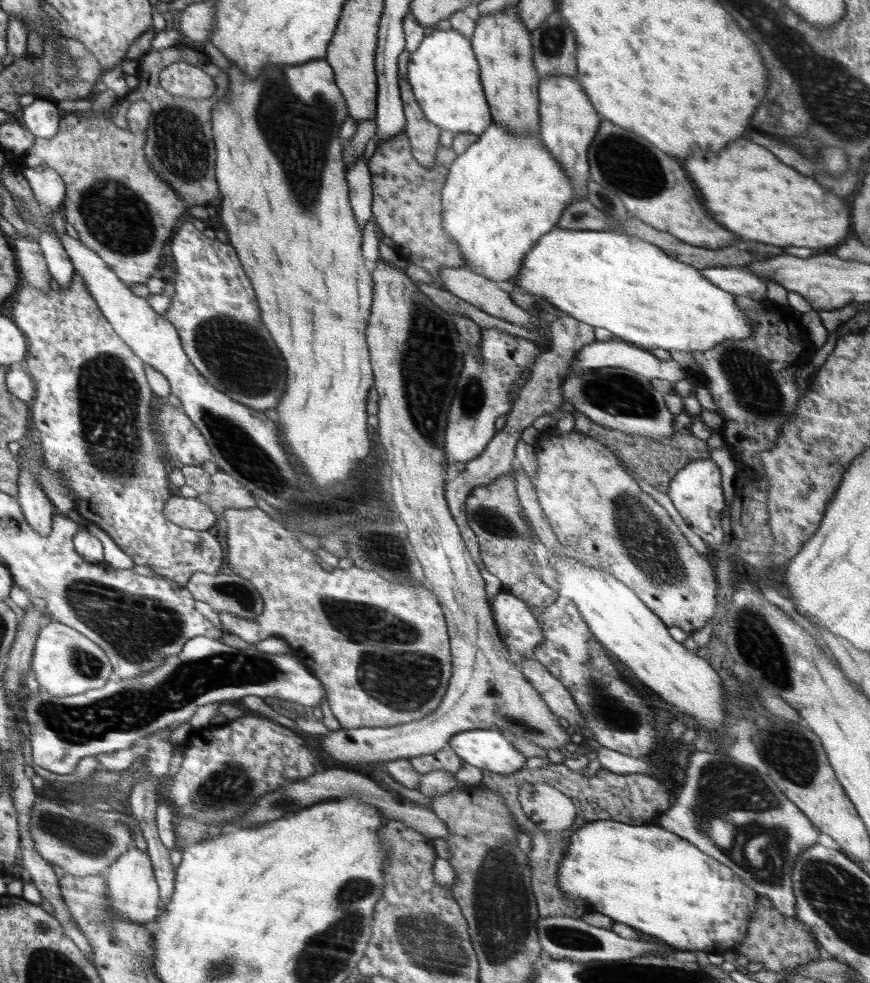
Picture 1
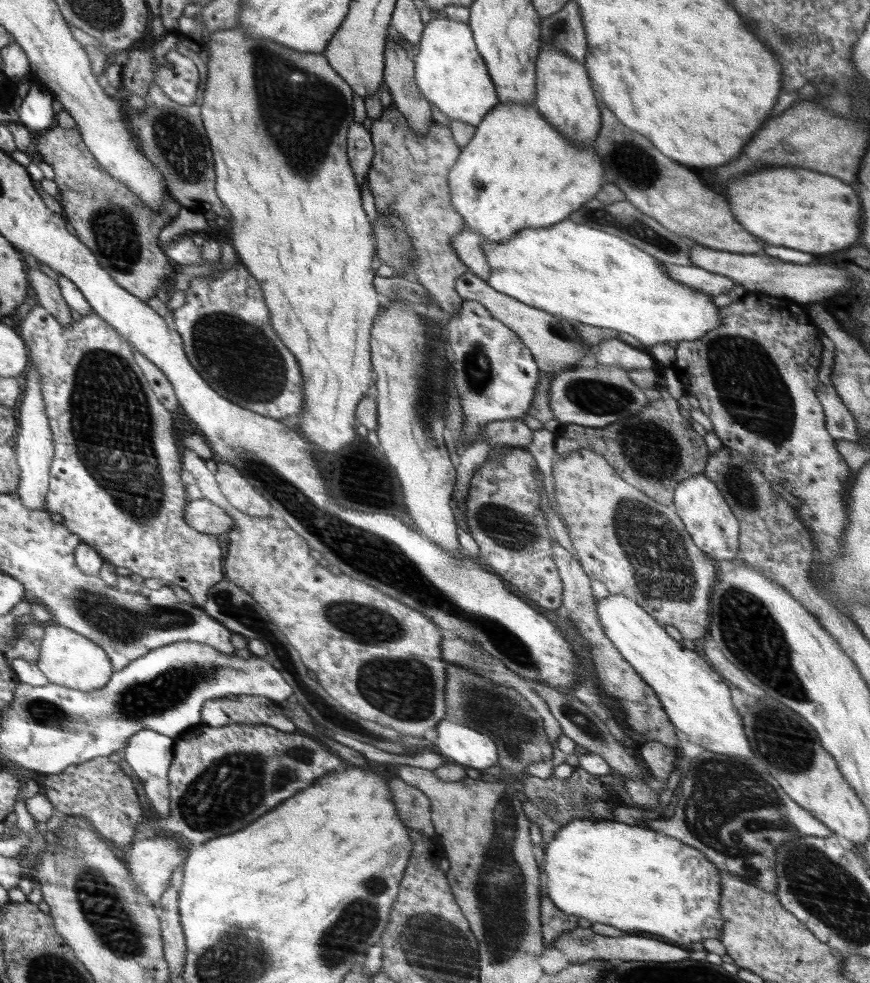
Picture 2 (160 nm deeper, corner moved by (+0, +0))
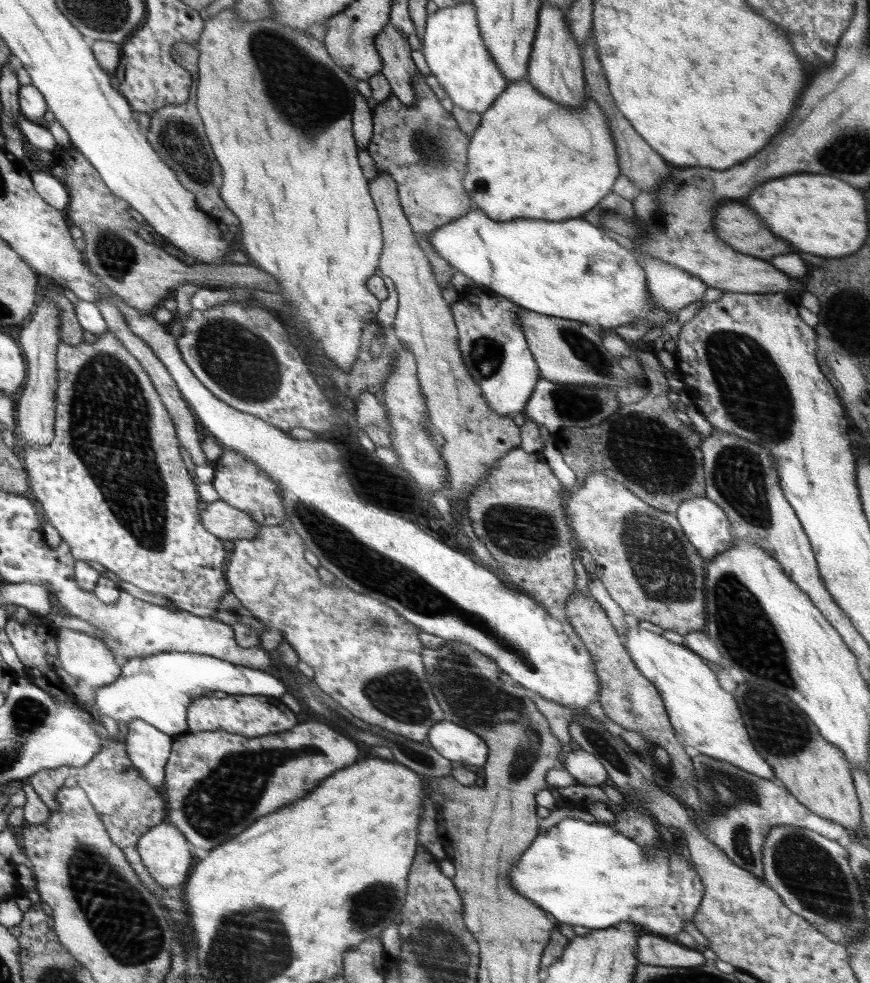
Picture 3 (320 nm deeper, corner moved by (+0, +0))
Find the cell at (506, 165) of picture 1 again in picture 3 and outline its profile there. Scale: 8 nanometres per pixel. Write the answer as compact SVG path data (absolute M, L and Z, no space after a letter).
M526 78L522 81L514 81L507 85L506 90L492 103L492 106L481 114L481 123L476 127L473 135L469 138L467 150L467 173L463 176L464 190L469 194L472 210L482 210L490 220L494 222L506 222L518 219L532 220L568 220L585 214L598 204L608 193L612 191L615 180L621 174L618 164L618 155L614 137L611 133L609 122L598 103L590 96L583 102L583 107L576 110L562 108L551 98L545 97L536 90Z

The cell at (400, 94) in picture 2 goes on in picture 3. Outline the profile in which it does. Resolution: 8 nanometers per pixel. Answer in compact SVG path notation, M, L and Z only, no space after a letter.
M388 22L376 38L376 47L384 61L384 68L380 72L387 78L391 86L391 94L406 106L416 105L417 97L414 91L416 66L410 58L408 42L404 40L404 48L402 48L400 32Z

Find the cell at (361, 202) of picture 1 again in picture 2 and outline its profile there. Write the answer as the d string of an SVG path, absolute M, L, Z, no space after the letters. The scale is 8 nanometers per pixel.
M352 121L349 126L346 148L356 182L363 184L366 181L367 172L374 156L371 133L366 130L363 123Z

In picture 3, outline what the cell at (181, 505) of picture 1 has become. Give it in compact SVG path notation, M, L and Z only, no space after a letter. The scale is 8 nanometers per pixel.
M220 499L207 503L202 511L202 526L218 538L231 541L254 538L261 527L246 511Z

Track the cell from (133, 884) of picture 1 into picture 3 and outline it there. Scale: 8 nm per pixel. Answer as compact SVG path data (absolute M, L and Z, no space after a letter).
M172 823L154 826L138 841L141 861L153 879L165 889L178 887L192 868L186 837Z

